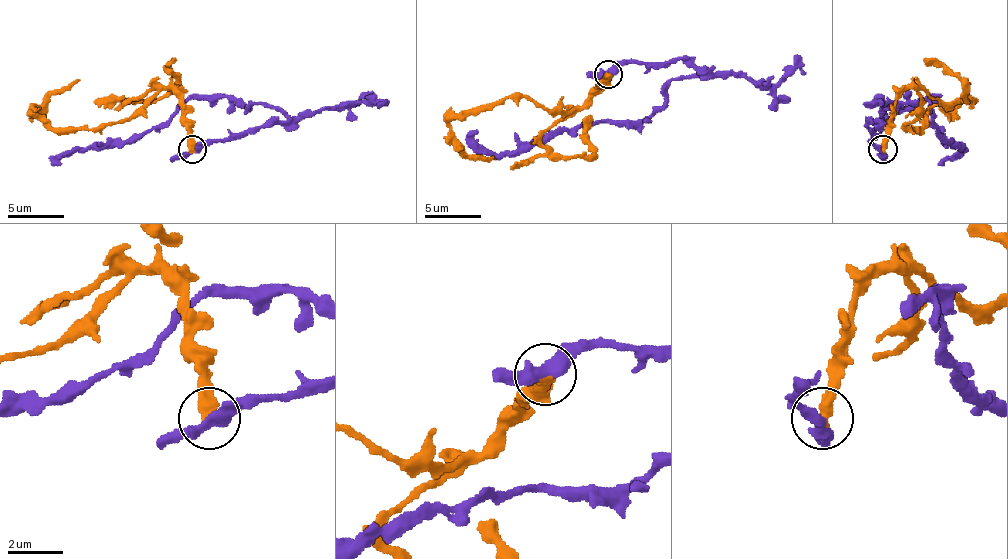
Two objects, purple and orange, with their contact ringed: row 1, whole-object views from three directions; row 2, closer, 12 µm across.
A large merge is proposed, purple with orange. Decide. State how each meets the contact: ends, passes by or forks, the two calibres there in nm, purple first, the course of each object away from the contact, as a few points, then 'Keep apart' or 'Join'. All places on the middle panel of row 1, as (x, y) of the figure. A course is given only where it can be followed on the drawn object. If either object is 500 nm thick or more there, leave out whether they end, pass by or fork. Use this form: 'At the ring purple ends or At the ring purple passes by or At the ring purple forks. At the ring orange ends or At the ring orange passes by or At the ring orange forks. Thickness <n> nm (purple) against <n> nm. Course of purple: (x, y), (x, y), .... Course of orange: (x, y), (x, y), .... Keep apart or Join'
At the ring purple passes by. At the ring orange ends. Thickness 440 nm (purple) against 480 nm. Course of purple: (607, 75), (625, 63), (681, 60), (704, 72), (673, 80), (642, 120), (585, 123), (488, 154), (477, 129). Course of orange: (607, 75), (568, 112), (554, 112), (525, 97), (471, 109), (449, 123), (454, 143), (466, 154), (497, 160). Keep apart

